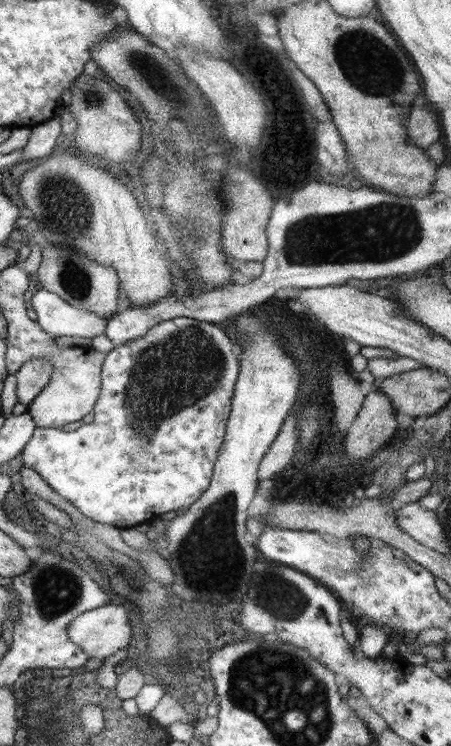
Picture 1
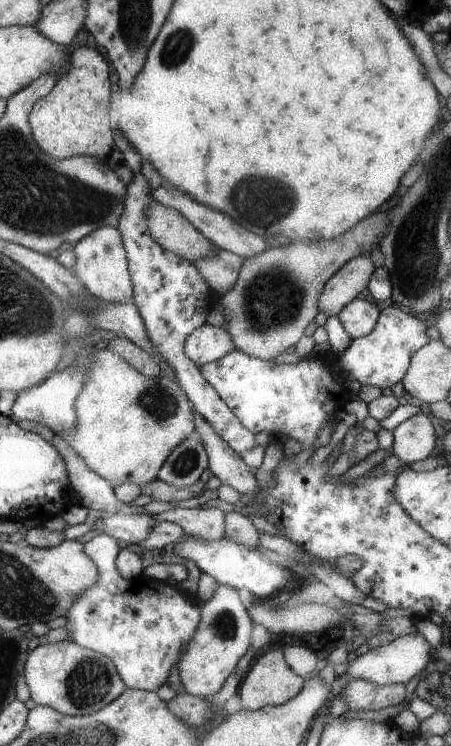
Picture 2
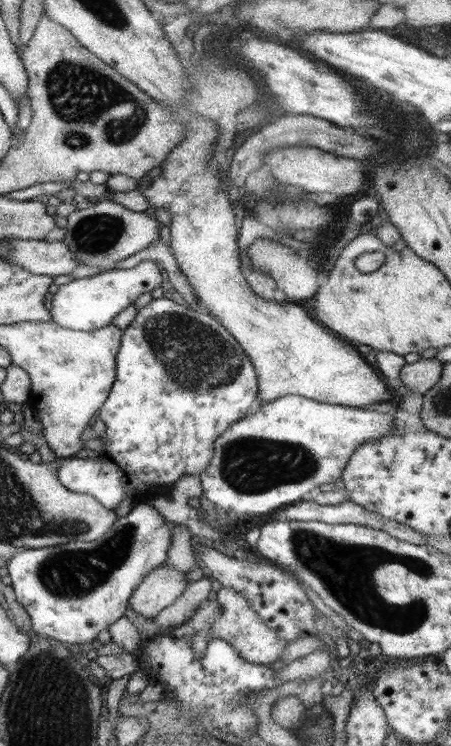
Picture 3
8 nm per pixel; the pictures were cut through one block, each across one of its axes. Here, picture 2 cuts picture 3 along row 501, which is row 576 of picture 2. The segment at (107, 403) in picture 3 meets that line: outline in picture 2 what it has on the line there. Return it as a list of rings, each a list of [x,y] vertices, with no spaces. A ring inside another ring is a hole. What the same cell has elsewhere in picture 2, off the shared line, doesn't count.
[[[104,533],[91,538],[83,544],[83,553],[96,567],[96,579],[70,604],[65,612],[66,640],[77,644],[81,649],[105,656],[114,666],[118,678],[126,689],[138,689],[155,693],[159,686],[167,682],[169,671],[181,661],[185,648],[195,637],[200,622],[199,606],[195,600],[197,594],[189,594],[173,584],[158,582],[143,576],[123,579],[116,570],[114,561],[119,553],[117,540]]]

